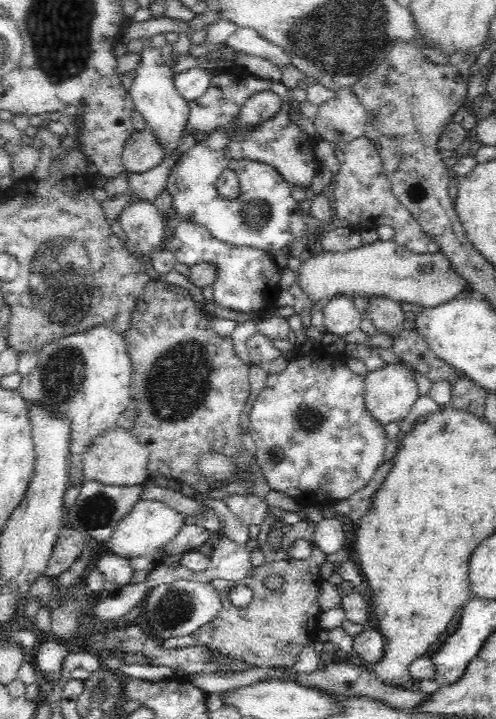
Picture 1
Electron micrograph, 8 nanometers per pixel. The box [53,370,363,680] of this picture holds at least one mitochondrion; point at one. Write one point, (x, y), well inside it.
(178, 606)

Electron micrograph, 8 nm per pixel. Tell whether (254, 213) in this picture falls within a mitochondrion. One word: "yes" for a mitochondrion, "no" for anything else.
yes

